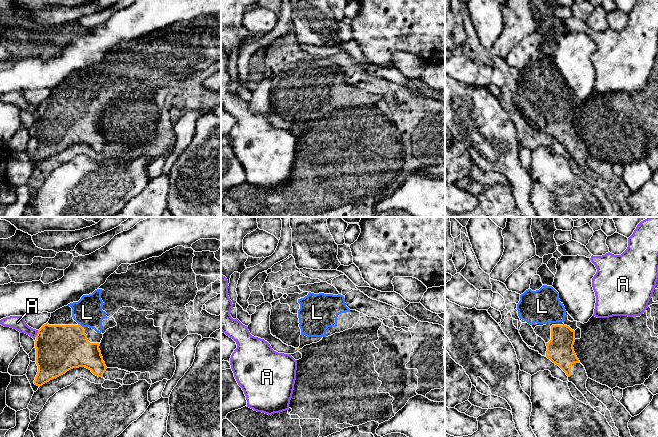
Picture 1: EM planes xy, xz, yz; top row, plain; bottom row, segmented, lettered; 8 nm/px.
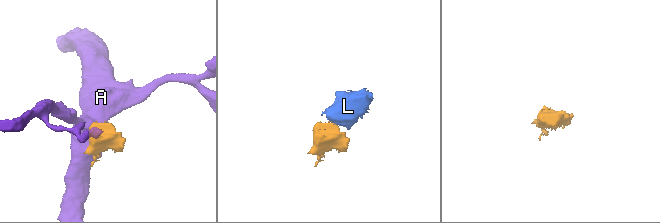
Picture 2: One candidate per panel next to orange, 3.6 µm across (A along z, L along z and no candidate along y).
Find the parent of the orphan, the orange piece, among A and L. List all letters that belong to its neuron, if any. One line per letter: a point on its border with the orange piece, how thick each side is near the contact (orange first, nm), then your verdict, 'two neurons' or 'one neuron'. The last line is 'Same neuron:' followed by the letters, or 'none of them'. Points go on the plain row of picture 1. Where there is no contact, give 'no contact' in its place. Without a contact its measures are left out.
A: meets orange in xy at (37, 109); 380 nm thick on the orange side, 110 nm on the other; two neurons
L: meets orange in xy at (80, 101); 380 nm thick on the orange side, 240 nm on the other; one neuron
Same neuron: L

